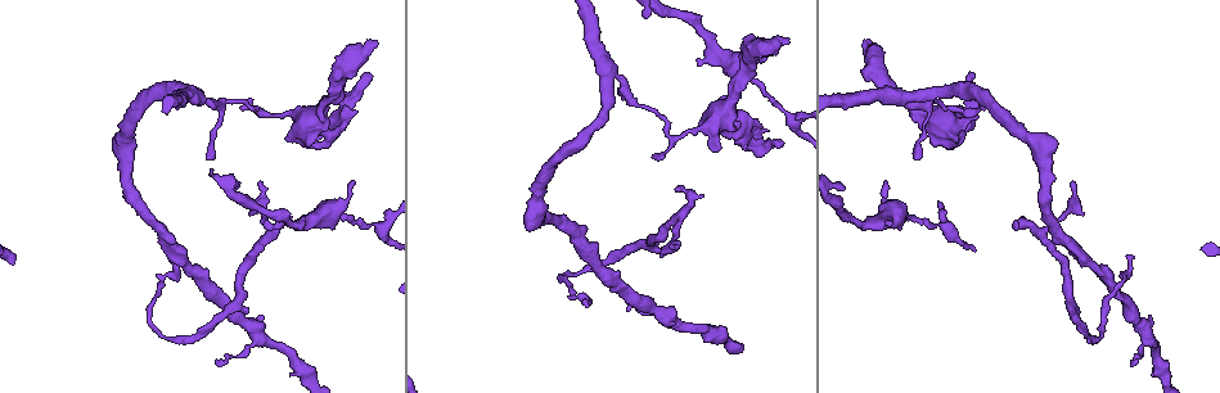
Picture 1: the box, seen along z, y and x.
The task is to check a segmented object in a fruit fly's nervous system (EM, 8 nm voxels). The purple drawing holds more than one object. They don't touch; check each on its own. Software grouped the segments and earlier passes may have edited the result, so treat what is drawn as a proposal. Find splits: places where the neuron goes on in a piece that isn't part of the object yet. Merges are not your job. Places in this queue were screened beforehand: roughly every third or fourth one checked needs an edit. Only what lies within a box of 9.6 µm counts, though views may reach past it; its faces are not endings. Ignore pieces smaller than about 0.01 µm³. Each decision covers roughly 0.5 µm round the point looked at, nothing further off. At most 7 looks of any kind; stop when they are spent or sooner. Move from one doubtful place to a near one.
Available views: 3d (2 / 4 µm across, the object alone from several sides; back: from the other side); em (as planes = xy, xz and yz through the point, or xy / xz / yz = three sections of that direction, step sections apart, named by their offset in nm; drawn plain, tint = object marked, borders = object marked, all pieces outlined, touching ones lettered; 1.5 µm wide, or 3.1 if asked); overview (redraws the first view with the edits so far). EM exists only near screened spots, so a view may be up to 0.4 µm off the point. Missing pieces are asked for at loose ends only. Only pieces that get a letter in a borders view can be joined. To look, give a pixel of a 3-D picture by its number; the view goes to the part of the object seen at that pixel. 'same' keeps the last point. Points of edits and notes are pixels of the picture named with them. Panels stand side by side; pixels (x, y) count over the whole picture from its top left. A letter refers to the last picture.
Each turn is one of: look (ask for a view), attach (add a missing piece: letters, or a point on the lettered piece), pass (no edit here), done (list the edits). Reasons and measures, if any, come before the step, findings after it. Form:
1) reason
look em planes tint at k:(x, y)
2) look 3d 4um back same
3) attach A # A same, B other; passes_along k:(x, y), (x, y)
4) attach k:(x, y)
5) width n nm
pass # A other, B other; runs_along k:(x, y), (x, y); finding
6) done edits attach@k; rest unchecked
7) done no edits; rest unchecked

branch stops here
look 3d 2um back at 1:(972, 75)

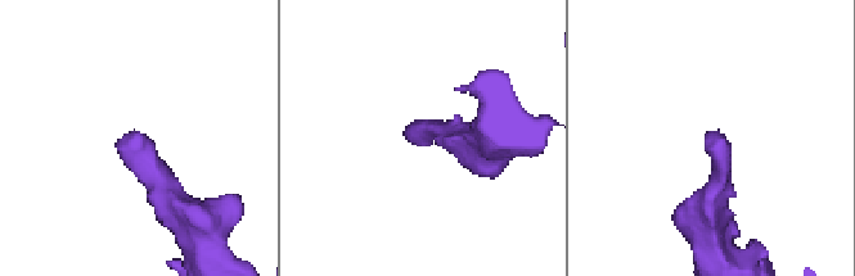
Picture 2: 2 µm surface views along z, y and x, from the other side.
now the EM
look em xz step 4 tint at 2:(425, 144)

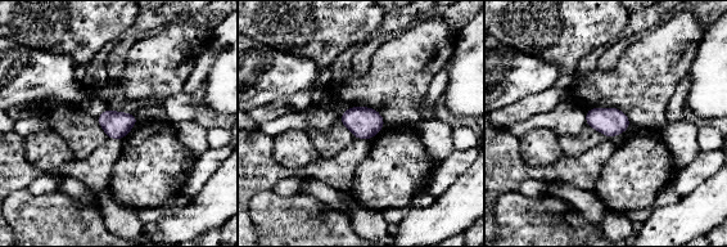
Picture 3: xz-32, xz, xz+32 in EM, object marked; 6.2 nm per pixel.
cut it another way
look em planes borders same

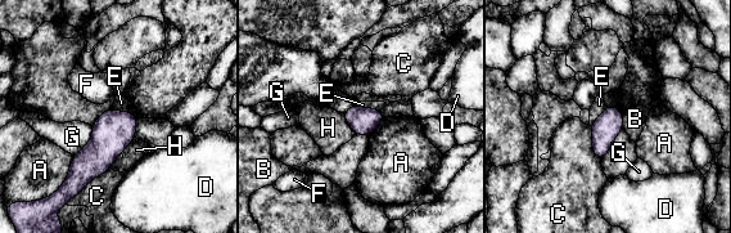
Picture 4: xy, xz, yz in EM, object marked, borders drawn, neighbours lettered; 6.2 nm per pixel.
longest_contact C 300 nm
pass # A other, B other, C other, D other, E other, F other, G other, H other; border 4:(622, 113), (623, 129); no lettered piece goes on from it

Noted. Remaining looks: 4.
tapers out
look em xy step 8 tint at 1:(1013, 222)

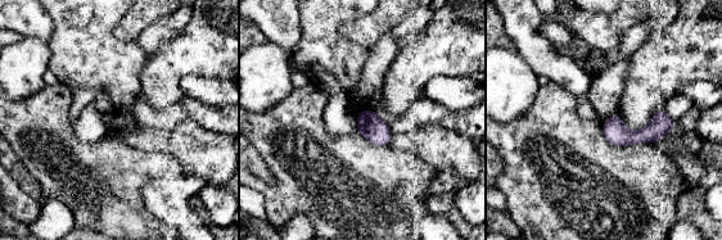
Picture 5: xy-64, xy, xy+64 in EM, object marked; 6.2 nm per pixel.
another direction
look em planes borders same

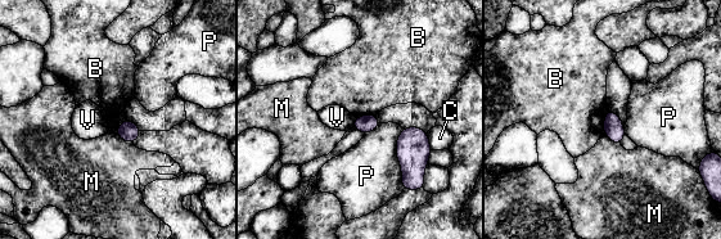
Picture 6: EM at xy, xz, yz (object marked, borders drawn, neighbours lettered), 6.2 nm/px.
width 110 nm
pass # B other, C other, M other, P other, V other; border 6:(607, 111), (603, 132); no lettered piece goes on from it

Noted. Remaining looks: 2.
branch stops here
look em planes borders at 1:(584, 305)

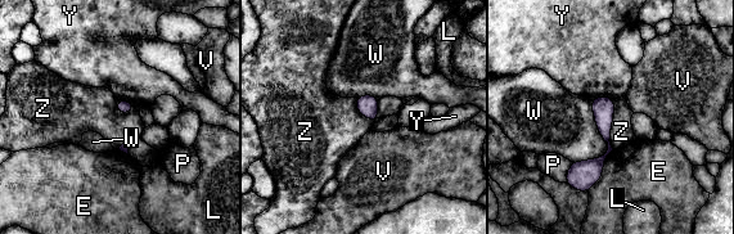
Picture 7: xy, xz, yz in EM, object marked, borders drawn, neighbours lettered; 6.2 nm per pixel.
pass # E other, L other, P other, V other, W other, Y other, Z other; runs_along 7:(608, 100), (608, 152), (584, 185); none of them fits

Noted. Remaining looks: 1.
done no edits; rest unchecked

